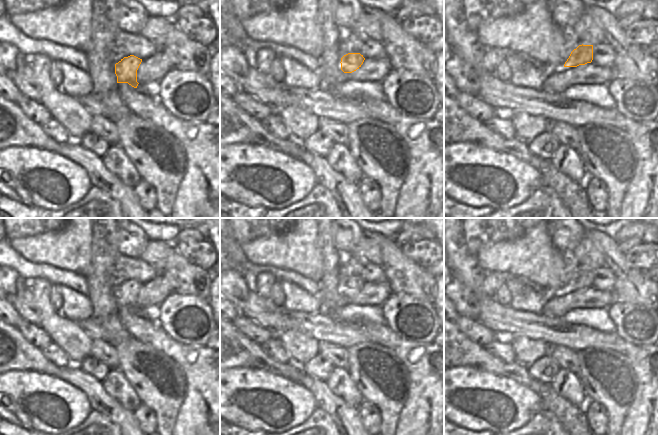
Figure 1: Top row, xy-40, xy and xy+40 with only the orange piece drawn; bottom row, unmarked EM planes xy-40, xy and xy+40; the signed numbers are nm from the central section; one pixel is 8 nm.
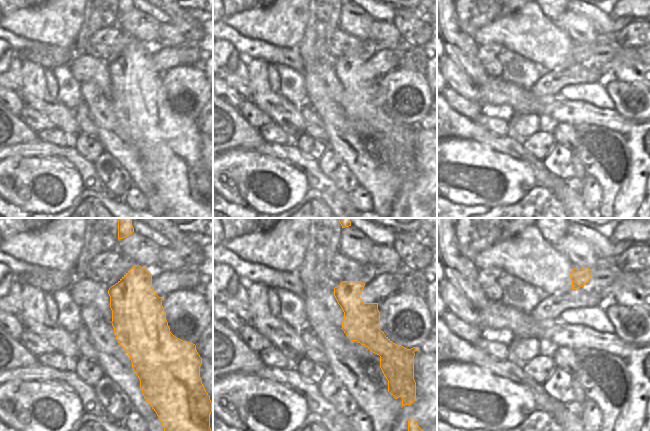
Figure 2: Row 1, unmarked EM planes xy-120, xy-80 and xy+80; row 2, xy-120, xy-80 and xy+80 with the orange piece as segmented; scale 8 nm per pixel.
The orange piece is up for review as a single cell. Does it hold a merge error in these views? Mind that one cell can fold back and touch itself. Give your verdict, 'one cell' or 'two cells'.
one cell

